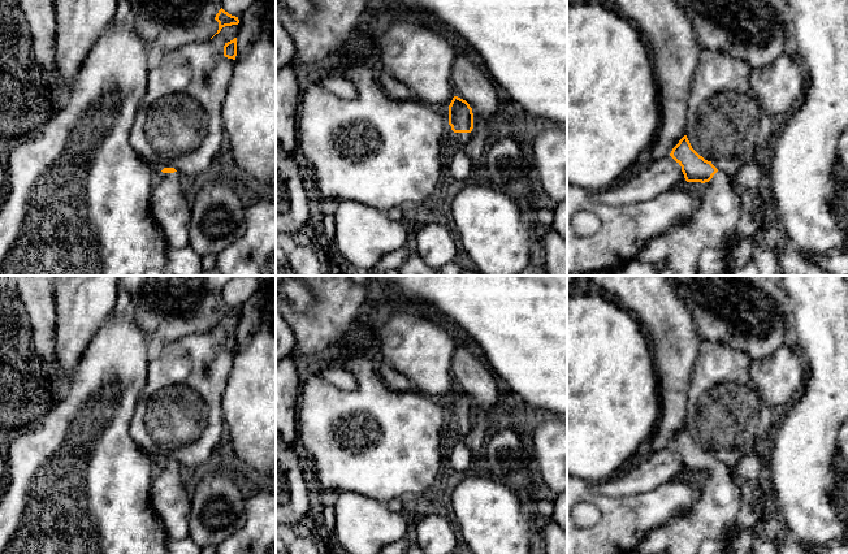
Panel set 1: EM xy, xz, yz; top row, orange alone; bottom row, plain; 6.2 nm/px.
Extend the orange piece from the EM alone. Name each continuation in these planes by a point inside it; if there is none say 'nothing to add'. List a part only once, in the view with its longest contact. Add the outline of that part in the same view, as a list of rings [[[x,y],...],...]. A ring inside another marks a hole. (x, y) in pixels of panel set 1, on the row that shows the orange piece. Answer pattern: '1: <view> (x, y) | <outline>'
1: xz (455, 138) | [[[450,133],[449,135],[449,140],[454,144],[454,146],[459,146],[464,142],[468,140],[471,133]]]

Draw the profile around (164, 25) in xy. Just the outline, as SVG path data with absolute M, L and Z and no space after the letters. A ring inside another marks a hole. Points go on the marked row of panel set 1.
M129 0L129 3L131 26L155 56L190 43L207 42L219 30L215 17L222 8L221 0Z

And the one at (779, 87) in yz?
M786 53L766 68L750 70L749 83L752 94L771 117L789 114L805 92L802 66Z

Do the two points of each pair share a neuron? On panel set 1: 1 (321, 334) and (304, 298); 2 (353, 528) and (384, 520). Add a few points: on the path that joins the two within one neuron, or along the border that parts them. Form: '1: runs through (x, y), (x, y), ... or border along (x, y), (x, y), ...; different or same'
1: border along (311, 289), (314, 306), (304, 312), (294, 311); different
2: runs through (360, 528), (376, 526); same

